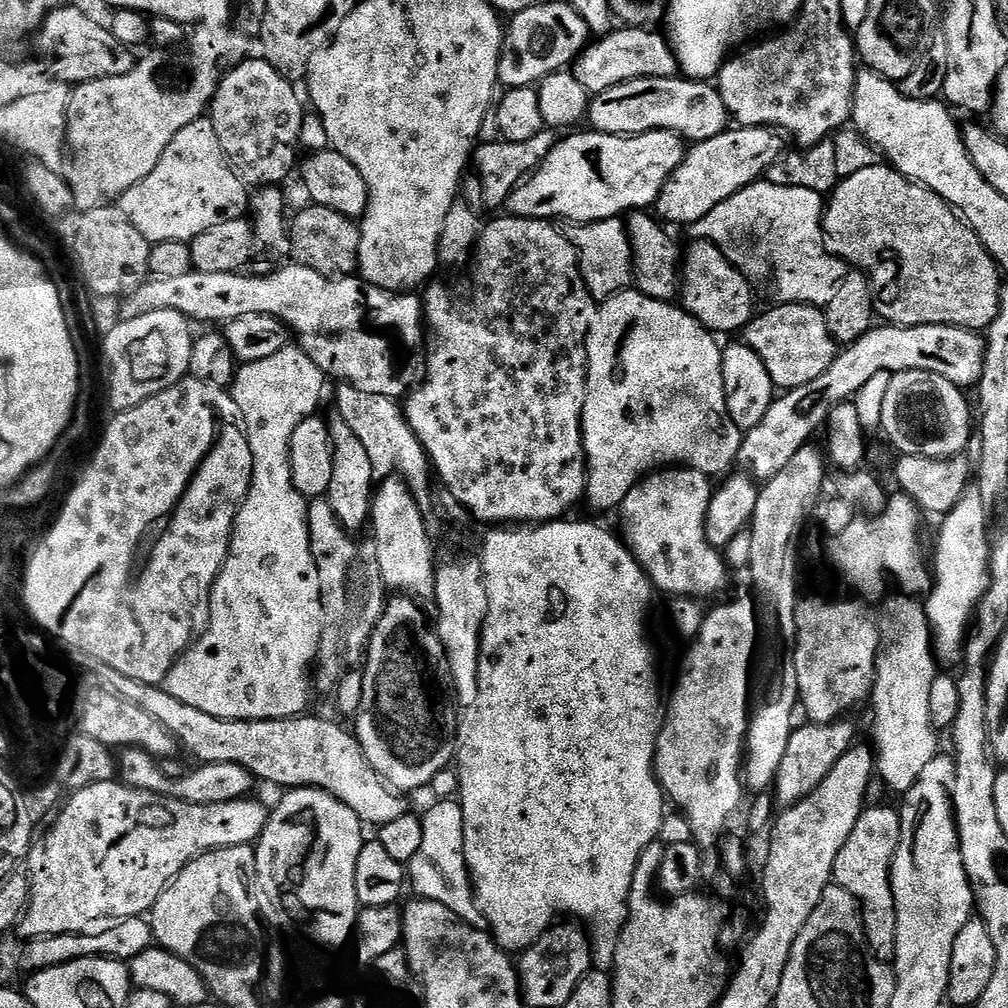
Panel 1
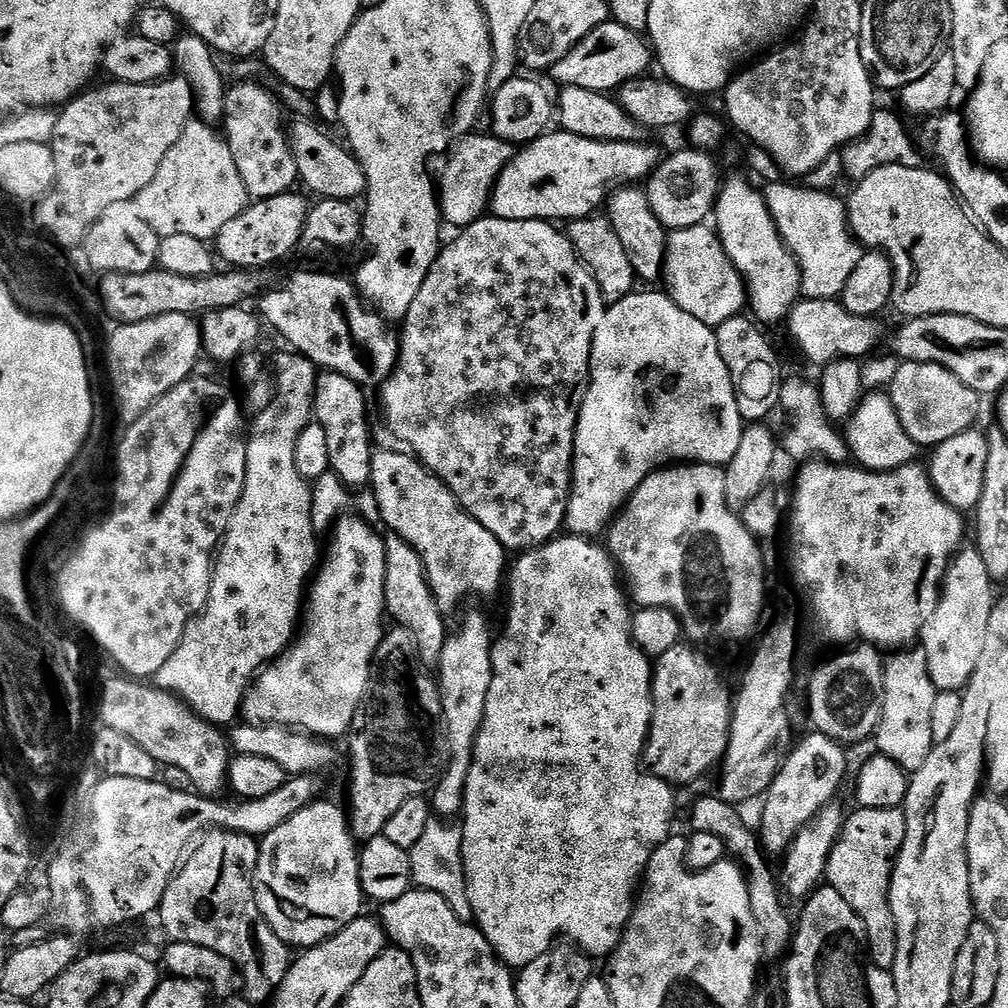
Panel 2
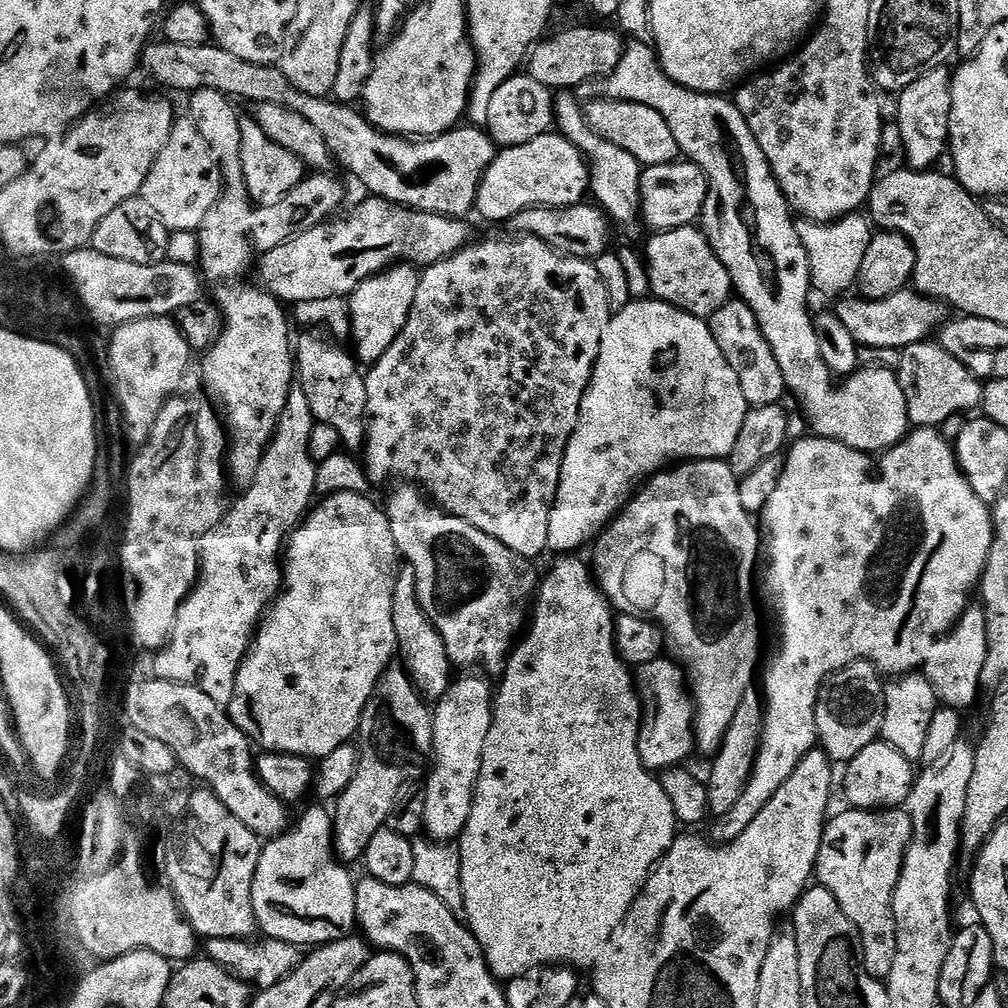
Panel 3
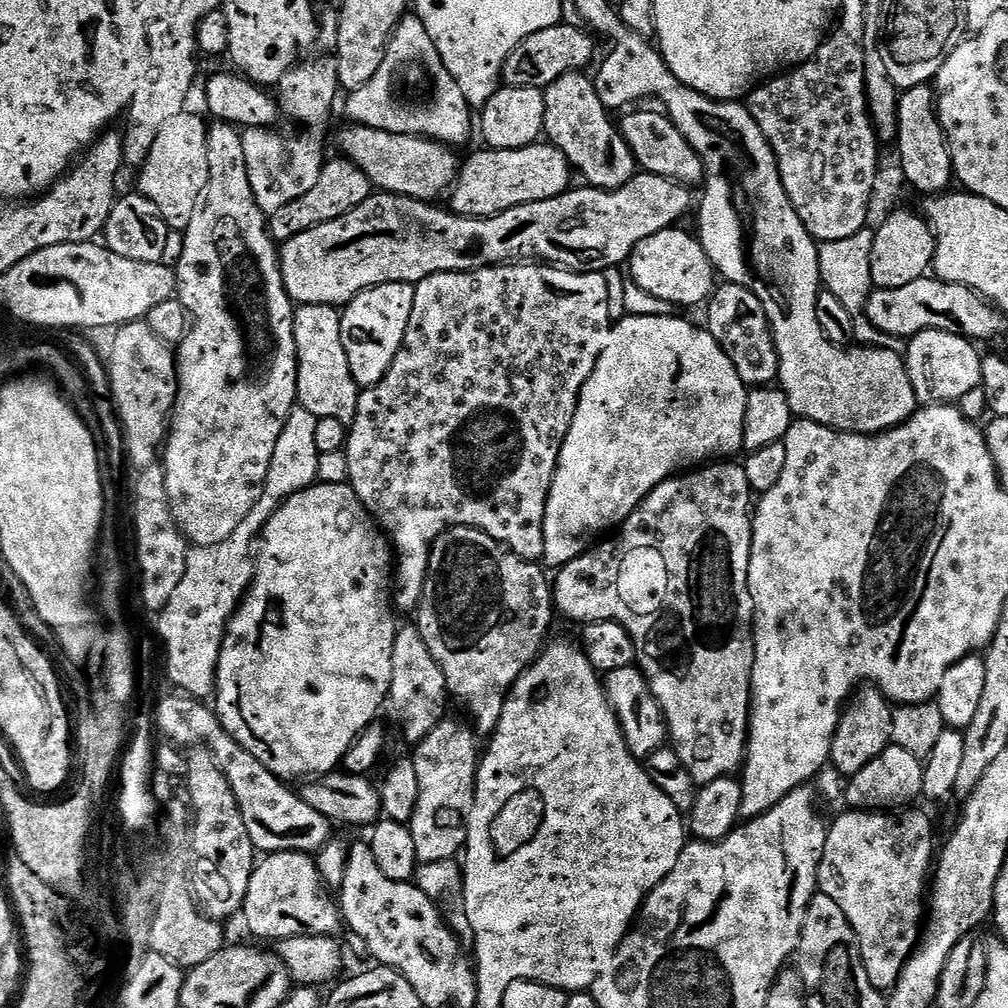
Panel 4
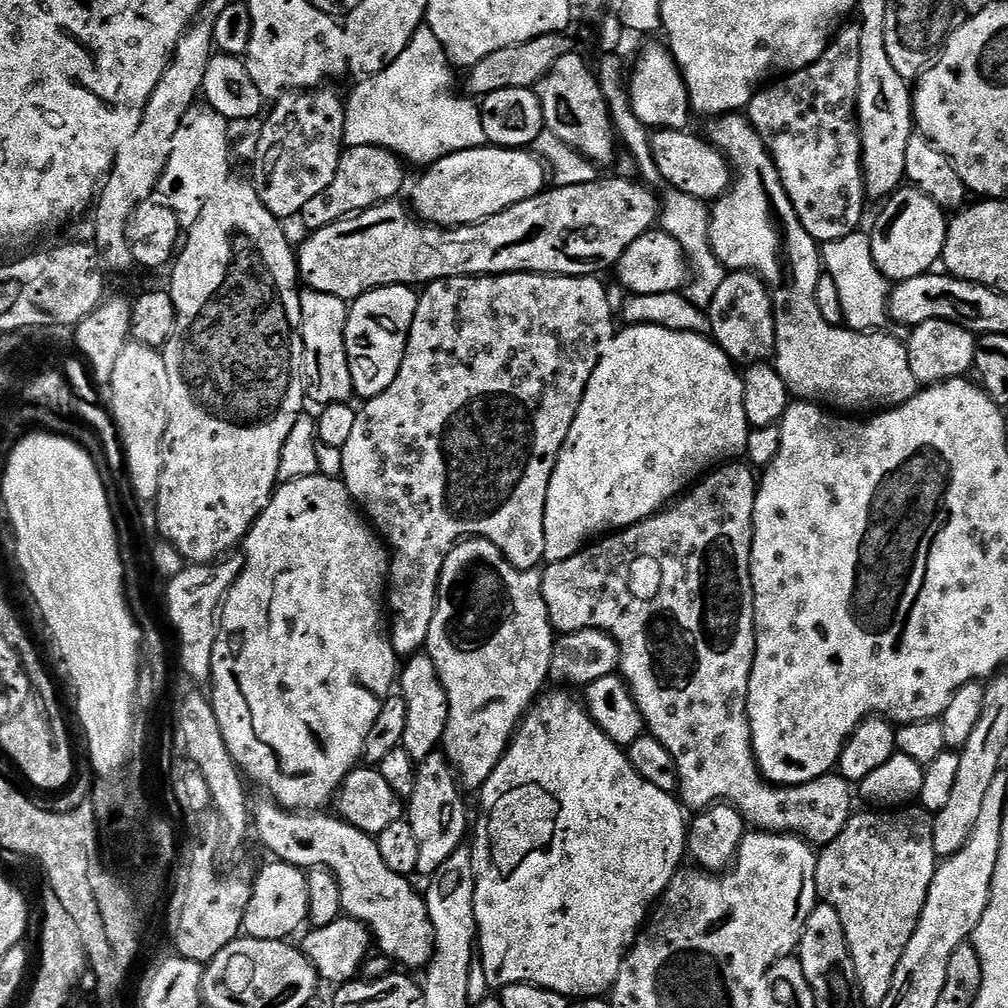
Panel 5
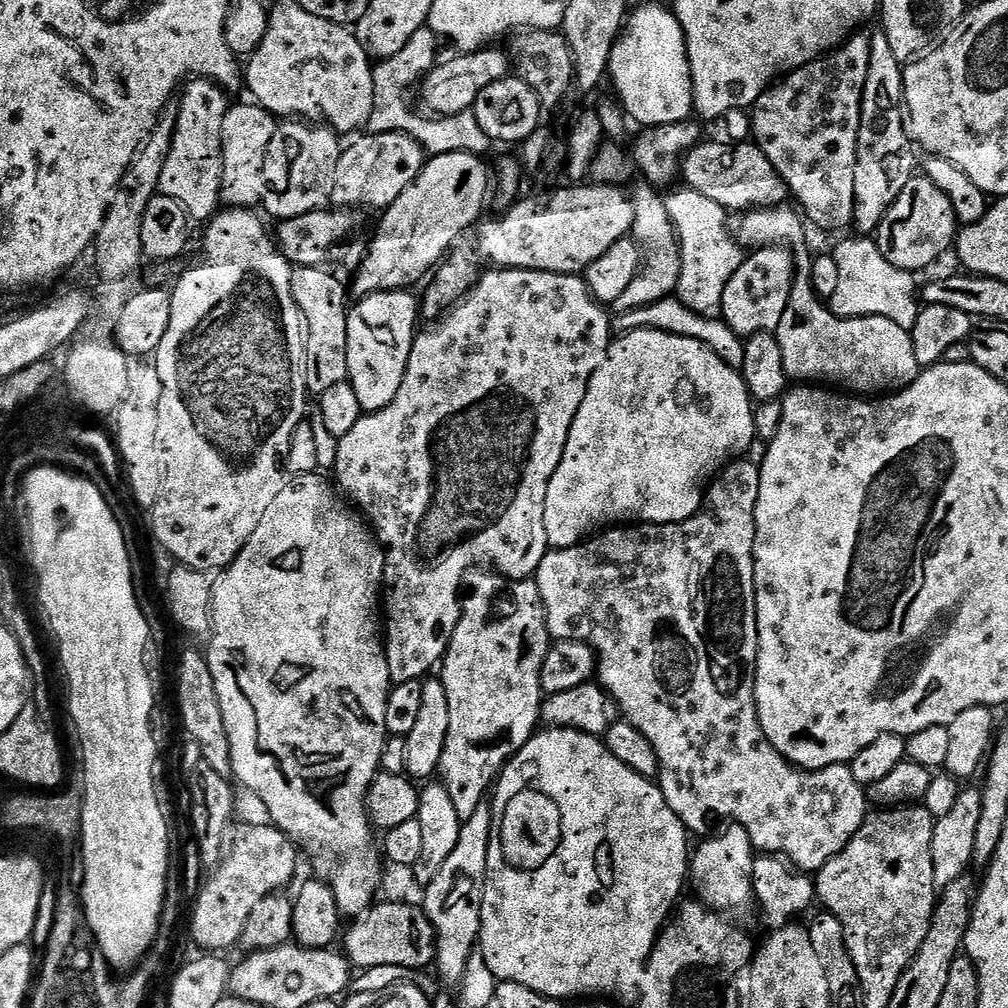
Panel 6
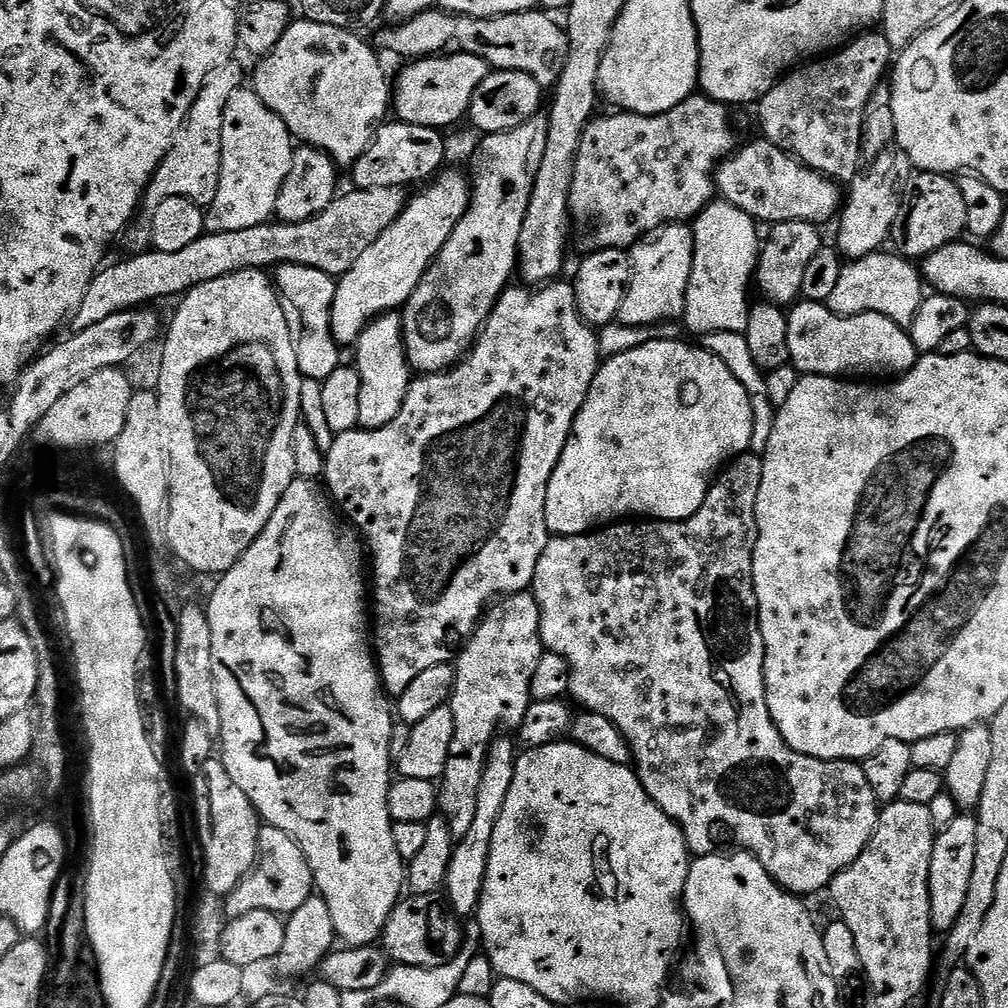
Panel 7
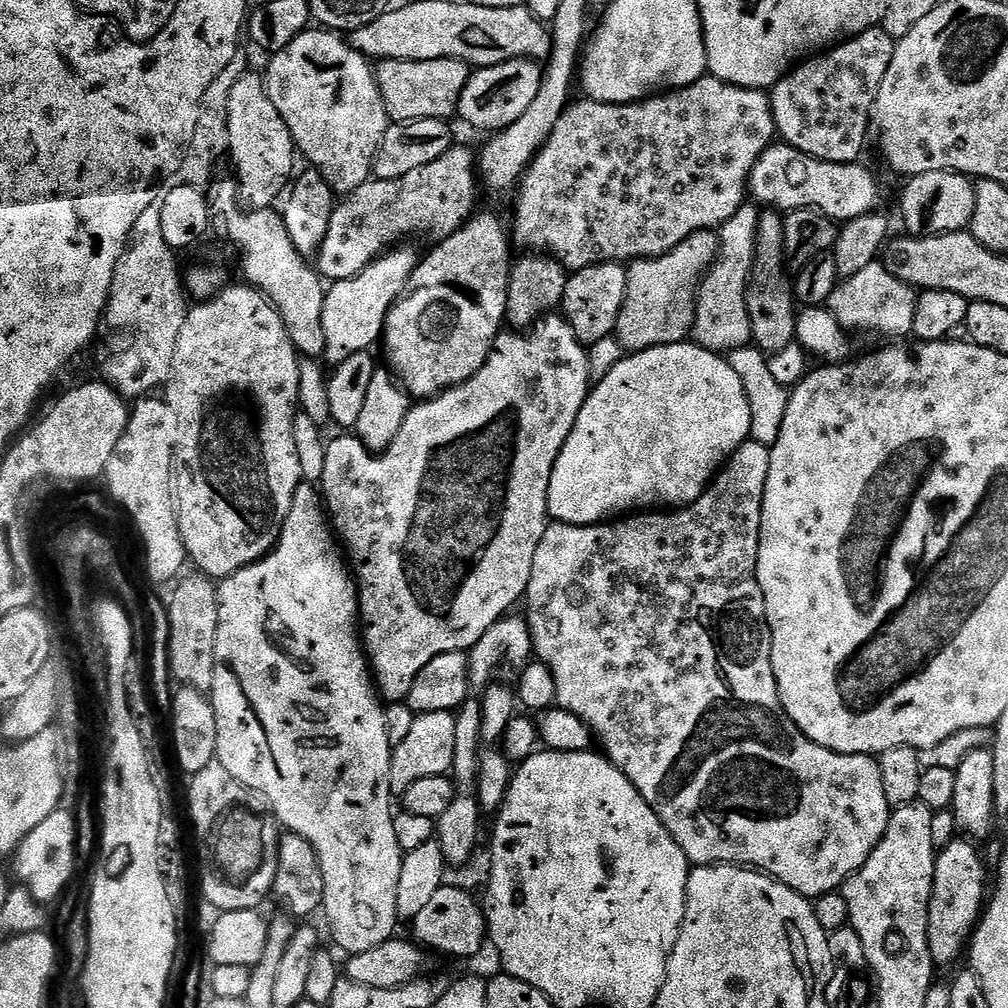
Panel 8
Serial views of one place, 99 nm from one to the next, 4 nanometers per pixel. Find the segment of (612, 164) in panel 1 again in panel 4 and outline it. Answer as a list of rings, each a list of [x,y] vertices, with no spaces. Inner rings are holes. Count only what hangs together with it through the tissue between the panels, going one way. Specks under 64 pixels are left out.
[[[547,142],[528,144],[524,148],[497,148],[483,151],[474,153],[469,160],[465,159],[461,163],[456,183],[450,189],[450,197],[452,196],[450,208],[458,216],[497,216],[499,212],[505,212],[514,206],[554,198],[568,191],[570,187],[568,179],[574,176],[566,157]]]

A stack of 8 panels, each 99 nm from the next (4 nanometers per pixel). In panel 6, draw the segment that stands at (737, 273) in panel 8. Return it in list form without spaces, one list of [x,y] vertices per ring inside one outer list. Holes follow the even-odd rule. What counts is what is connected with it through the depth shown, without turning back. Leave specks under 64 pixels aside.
[[[684,186],[664,199],[667,213],[679,238],[680,268],[677,299],[703,317],[720,316],[722,294],[726,283],[733,277],[745,258],[743,247],[731,232],[727,209],[707,198],[704,194]]]

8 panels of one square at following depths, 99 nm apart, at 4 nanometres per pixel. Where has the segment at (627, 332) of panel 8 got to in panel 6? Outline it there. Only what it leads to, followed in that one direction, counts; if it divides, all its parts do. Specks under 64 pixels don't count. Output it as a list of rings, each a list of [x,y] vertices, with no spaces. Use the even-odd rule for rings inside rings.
[[[640,182],[640,185],[630,192],[630,199],[634,206],[634,222],[630,236],[640,246],[642,263],[640,273],[634,278],[634,282],[630,282],[630,286],[626,286],[621,296],[610,305],[611,311],[618,316],[666,299],[675,293],[679,285],[679,238],[664,205],[665,197],[656,192],[659,191],[647,182]]]

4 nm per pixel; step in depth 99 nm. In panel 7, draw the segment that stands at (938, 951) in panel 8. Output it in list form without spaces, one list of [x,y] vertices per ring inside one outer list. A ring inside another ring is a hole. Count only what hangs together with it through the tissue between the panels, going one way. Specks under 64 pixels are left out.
[[[961,814],[950,822],[950,826],[939,829],[934,842],[934,850],[928,854],[930,870],[928,871],[928,889],[930,890],[930,918],[937,933],[947,934],[958,922],[962,906],[966,902],[966,893],[970,887],[970,877],[974,870],[974,853],[976,853],[976,831],[978,822],[975,815]]]

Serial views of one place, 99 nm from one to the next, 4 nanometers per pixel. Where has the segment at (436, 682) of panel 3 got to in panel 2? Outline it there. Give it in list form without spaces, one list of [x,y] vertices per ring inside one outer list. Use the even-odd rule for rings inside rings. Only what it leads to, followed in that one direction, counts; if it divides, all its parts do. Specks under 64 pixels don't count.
[[[392,534],[386,540],[388,546],[388,570],[386,574],[387,615],[396,619],[395,623],[408,628],[418,642],[420,657],[425,664],[432,666],[439,661],[450,629],[444,625],[445,613],[440,611],[438,602],[428,584],[428,574],[424,569],[424,560],[406,541]]]

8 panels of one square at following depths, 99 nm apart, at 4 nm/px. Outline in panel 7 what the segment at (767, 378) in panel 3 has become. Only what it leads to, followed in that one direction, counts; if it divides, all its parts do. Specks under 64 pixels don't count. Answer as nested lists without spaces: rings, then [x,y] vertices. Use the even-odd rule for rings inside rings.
[[[782,222],[771,225],[770,231],[763,241],[756,266],[754,284],[760,287],[765,301],[770,304],[792,306],[801,299],[802,274],[806,274],[806,266],[810,266],[814,254],[822,247],[821,229],[810,222]]]

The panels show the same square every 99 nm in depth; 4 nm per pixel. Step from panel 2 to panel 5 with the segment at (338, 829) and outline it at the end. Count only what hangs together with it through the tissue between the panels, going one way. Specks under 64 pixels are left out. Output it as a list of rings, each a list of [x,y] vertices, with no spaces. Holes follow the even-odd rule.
[[[268,862],[264,869],[255,873],[252,886],[252,897],[246,908],[243,931],[259,940],[288,940],[303,924],[309,923],[308,918],[308,877],[305,869],[295,868],[293,864]]]

